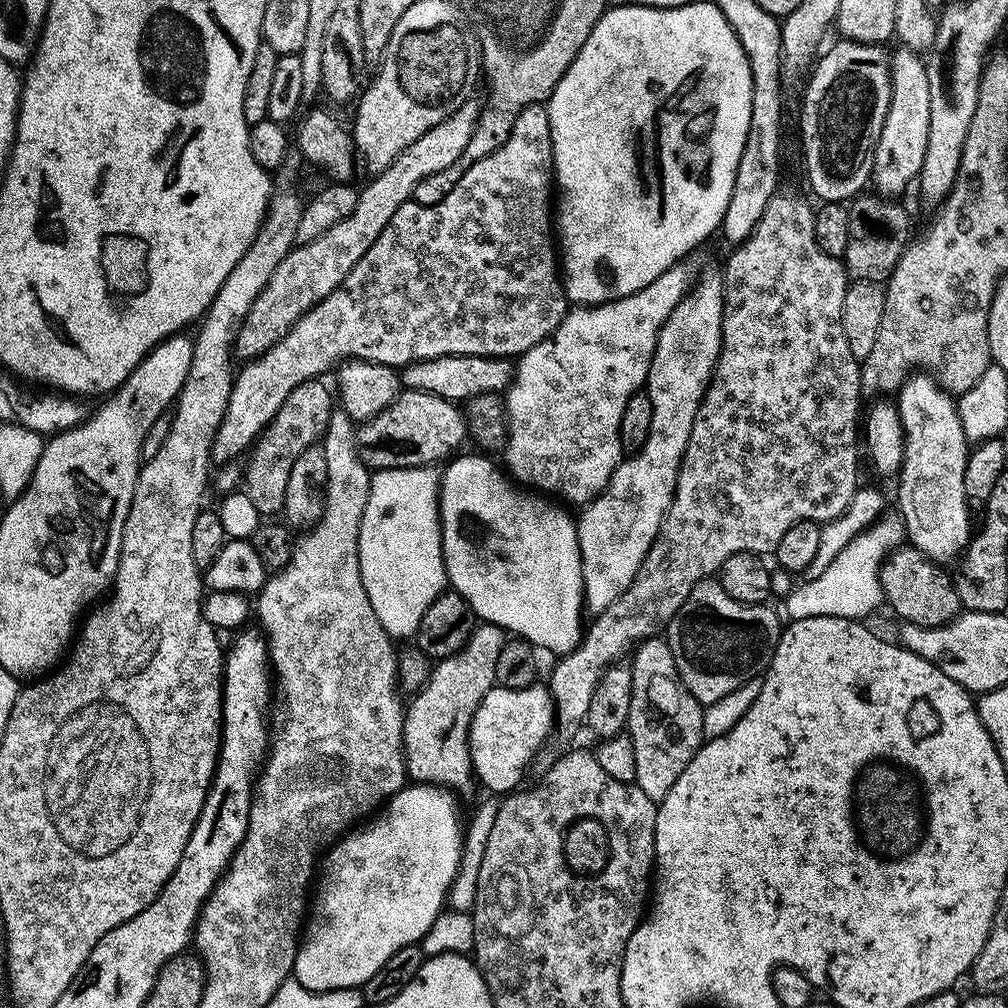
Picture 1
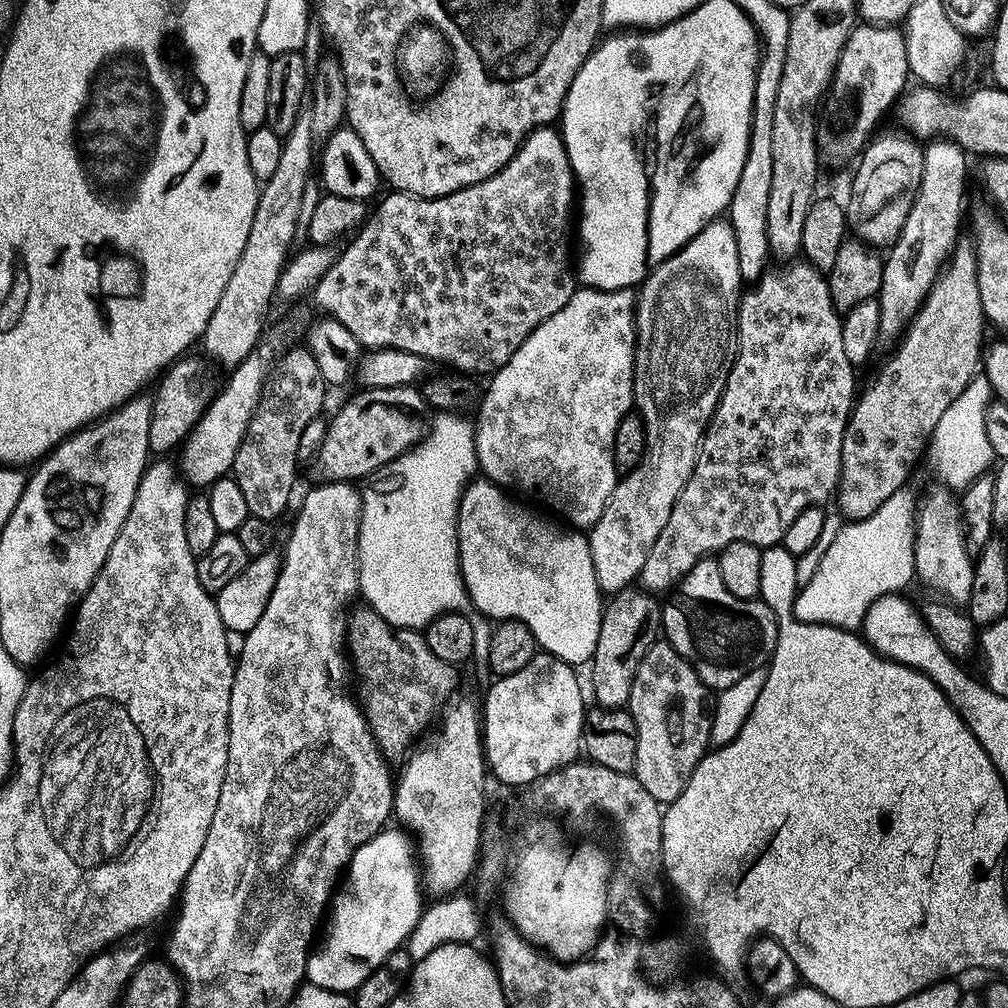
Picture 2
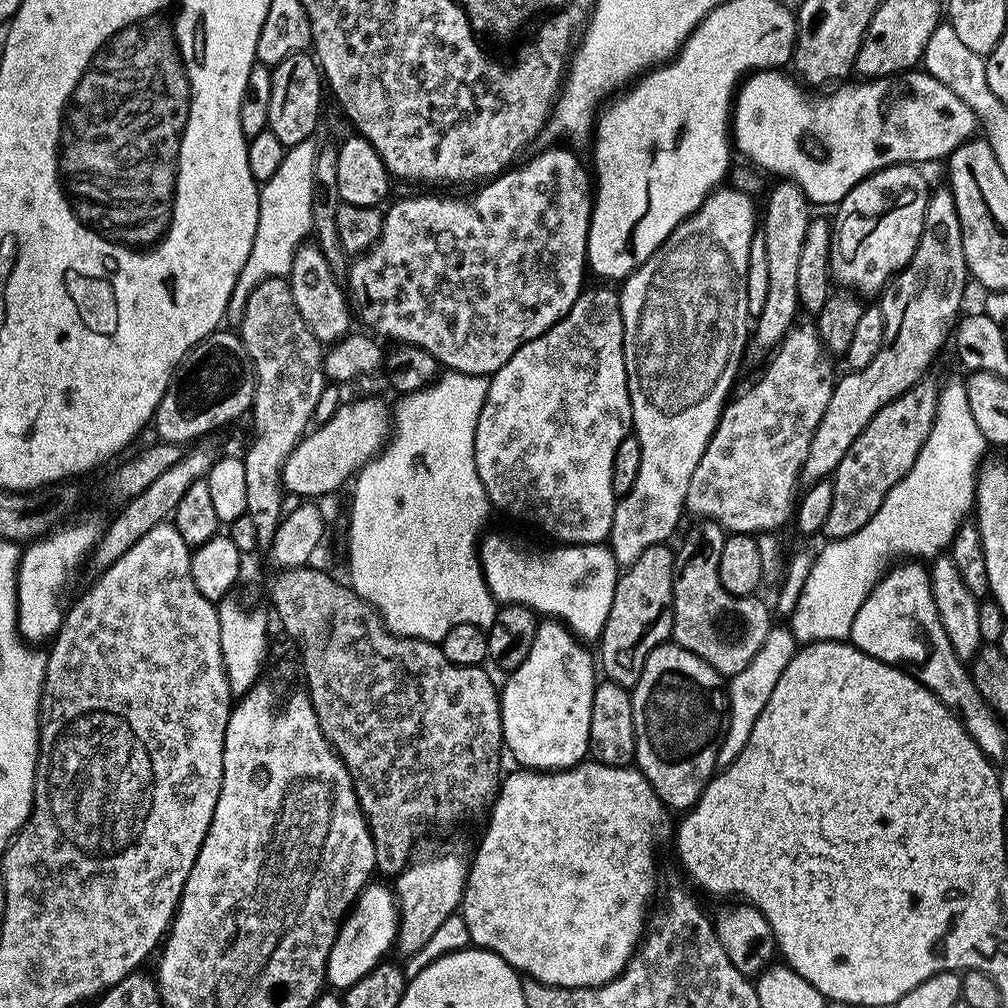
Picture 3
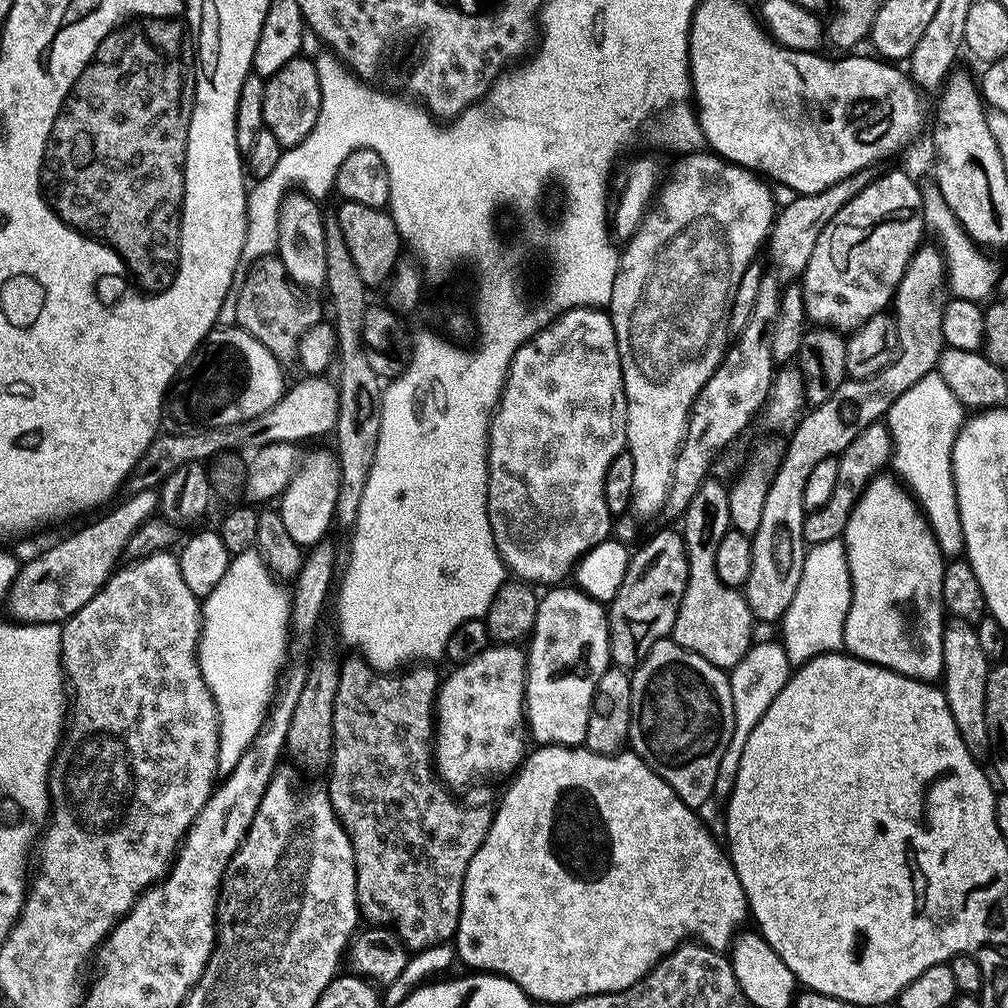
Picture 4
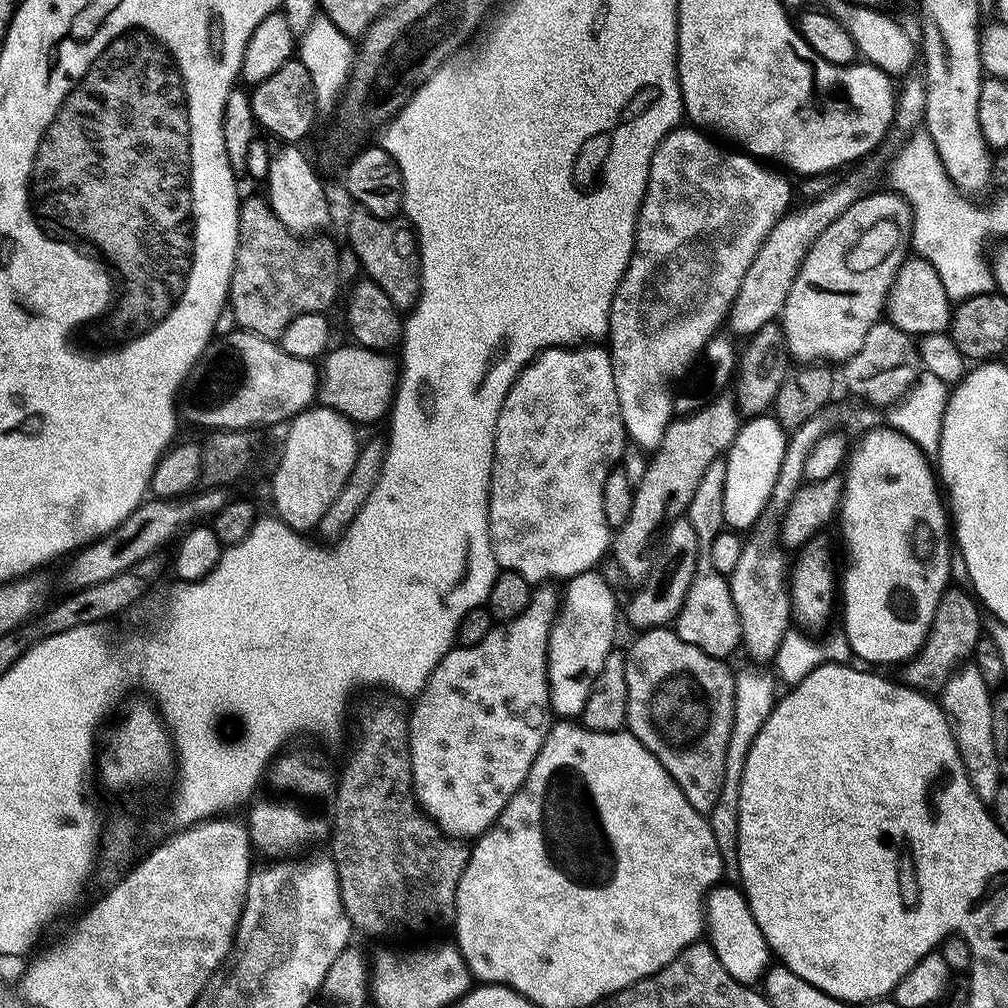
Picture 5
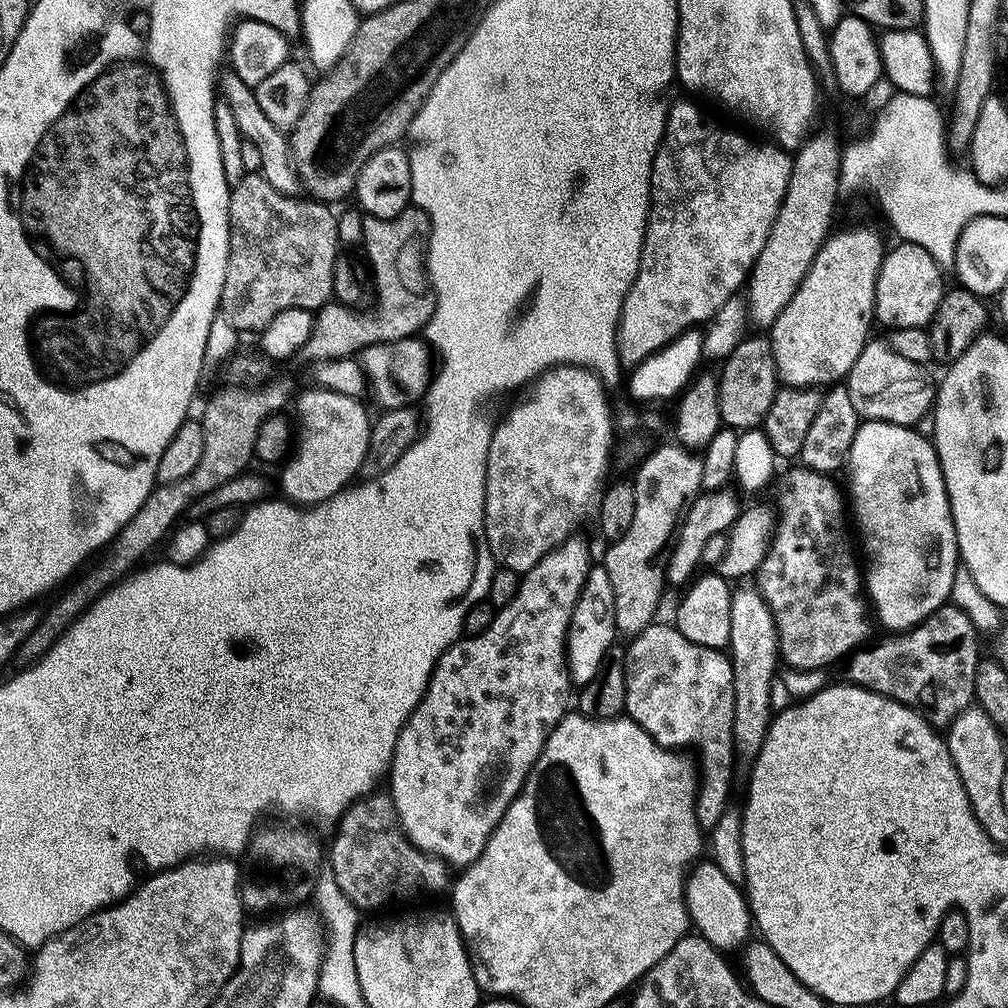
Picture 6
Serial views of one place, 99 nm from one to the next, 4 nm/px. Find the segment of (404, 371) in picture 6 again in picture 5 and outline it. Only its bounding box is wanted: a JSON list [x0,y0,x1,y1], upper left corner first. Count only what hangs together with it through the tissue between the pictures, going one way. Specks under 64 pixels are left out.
[318,342,398,425]

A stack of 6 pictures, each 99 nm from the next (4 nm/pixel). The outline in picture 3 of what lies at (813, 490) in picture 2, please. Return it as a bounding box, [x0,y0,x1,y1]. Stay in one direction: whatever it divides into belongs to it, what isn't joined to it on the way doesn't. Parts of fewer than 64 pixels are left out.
[684,322,838,533]

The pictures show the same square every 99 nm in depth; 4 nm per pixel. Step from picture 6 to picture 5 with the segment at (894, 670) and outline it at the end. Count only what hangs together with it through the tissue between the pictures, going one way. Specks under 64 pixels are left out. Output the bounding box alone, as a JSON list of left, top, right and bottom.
[899,587,982,694]

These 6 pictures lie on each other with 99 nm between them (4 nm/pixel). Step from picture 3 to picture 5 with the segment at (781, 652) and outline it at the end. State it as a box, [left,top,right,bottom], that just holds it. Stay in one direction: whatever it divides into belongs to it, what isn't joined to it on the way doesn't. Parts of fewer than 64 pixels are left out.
[708,666,778,874]

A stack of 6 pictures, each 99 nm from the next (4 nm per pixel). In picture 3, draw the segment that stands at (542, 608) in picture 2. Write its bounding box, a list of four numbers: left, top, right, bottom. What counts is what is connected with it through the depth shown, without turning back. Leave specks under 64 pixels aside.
[478,535,618,641]

